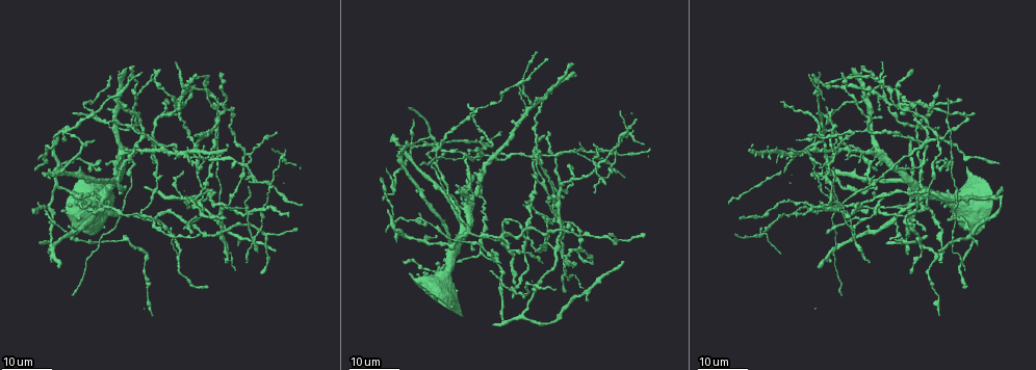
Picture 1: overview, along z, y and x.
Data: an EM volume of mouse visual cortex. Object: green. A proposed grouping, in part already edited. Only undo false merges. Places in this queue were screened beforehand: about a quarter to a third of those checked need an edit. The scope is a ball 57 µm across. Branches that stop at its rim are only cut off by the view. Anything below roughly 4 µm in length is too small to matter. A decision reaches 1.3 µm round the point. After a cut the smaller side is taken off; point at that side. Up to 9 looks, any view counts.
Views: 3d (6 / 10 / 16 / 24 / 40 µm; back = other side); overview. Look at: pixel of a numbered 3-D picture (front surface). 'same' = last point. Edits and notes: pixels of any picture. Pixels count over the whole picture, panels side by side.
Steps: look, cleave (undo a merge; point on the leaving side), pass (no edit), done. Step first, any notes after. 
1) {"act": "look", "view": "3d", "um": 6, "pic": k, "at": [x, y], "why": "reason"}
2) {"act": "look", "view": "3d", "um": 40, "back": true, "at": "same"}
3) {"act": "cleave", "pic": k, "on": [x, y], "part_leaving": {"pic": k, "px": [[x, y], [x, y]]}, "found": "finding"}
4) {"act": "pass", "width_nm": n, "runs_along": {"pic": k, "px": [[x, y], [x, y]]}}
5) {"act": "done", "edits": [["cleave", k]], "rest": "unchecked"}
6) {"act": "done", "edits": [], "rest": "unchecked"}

{"act": "look", "view": "3d", "um": 24, "pic": 1, "at": [523, 251], "why": "four or more arms meet"}

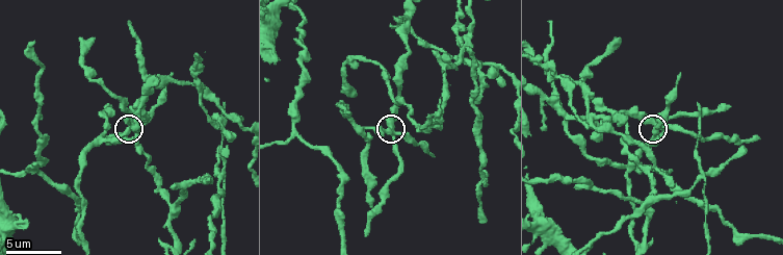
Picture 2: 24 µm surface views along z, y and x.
{"act": "look", "view": "3d", "um": 10, "pic": 2, "at": [393, 132]}

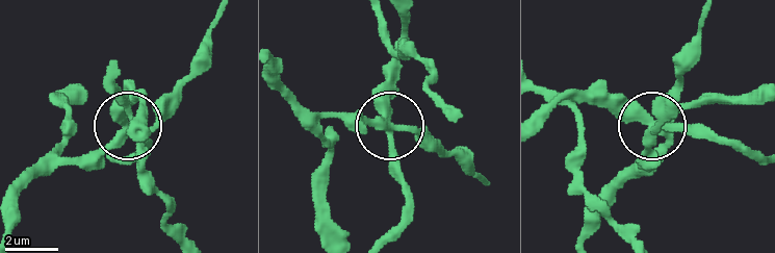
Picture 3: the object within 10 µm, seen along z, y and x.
{"act": "pass", "arms": 4, "runs_along": {"pic": 3, "px": [[586, 236], [650, 124], [698, 122], [722, 135]]}, "found": "all the same neuron"}

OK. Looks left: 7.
{"act": "look", "view": "3d", "um": 10, "pic": 2, "at": [439, 107], "why": "thin arm on a thick one"}

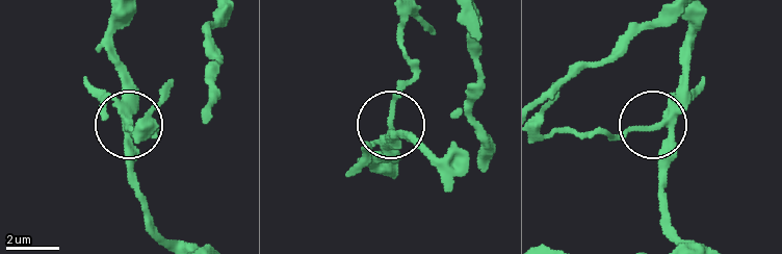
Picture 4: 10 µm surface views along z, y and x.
{"act": "cleave", "pic": 4, "on": [397, 98], "width_nm": 280, "found": "a second neuron is stuck on"}

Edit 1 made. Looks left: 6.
{"act": "look", "view": "3d", "um": 6, "pic": 2, "at": [294, 135], "why": "thin arm on a thick one"}

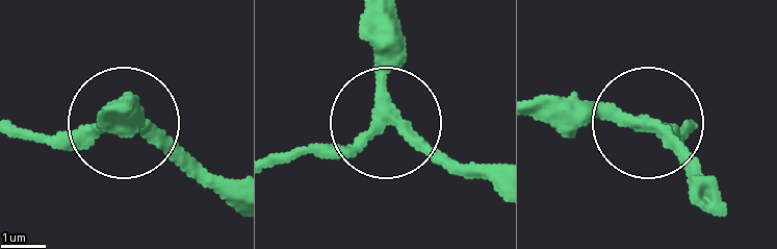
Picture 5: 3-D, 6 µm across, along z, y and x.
{"act": "pass", "arms": 3, "runs_along": {"pic": 5, "px": [[391, 19], [383, 116], [335, 149], [283, 160]]}, "found": "one neuron here"}

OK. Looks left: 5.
{"act": "look", "view": "overview"}

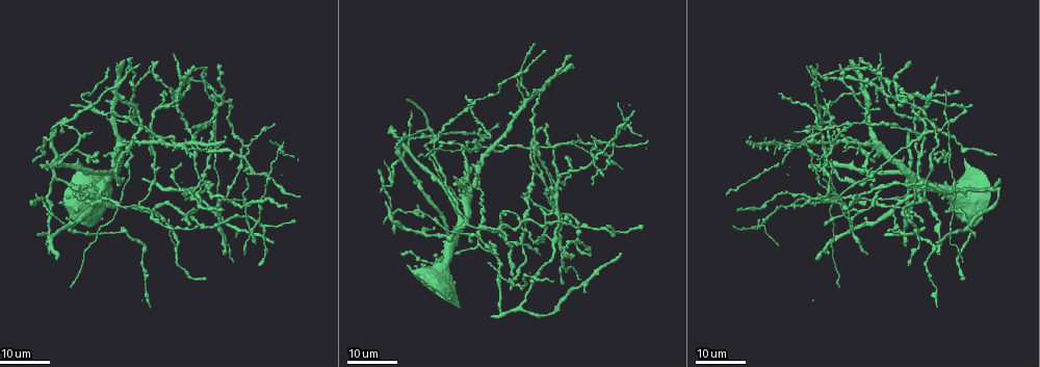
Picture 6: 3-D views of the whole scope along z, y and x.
{"act": "look", "view": "3d", "um": 24, "pic": 6, "at": [949, 123], "why": "four arms meet"}

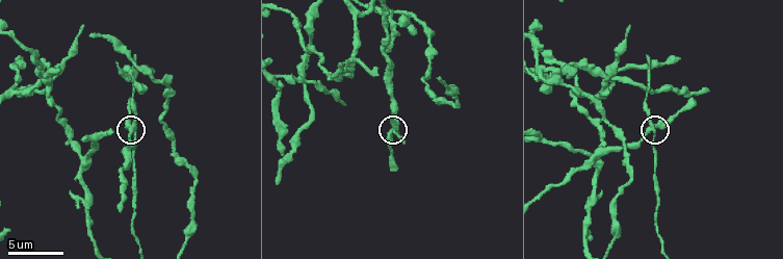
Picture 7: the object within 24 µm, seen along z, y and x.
{"act": "look", "view": "3d", "um": 6, "pic": 7, "at": [653, 129]}

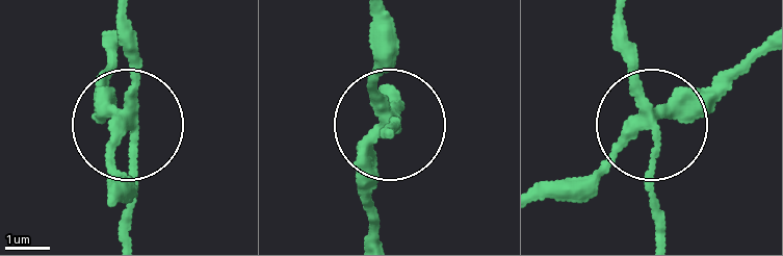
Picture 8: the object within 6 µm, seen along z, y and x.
{"act": "cleave", "pic": 8, "on": [398, 125], "part_leaving": {"pic": 8, "px": [[133, 117], [133, 236]]}, "found": "a second neuron is stuck on"}

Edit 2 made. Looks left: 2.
{"act": "done", "edits": [["cleave", 4], ["cleave", 8]], "rest": "unchecked"}

